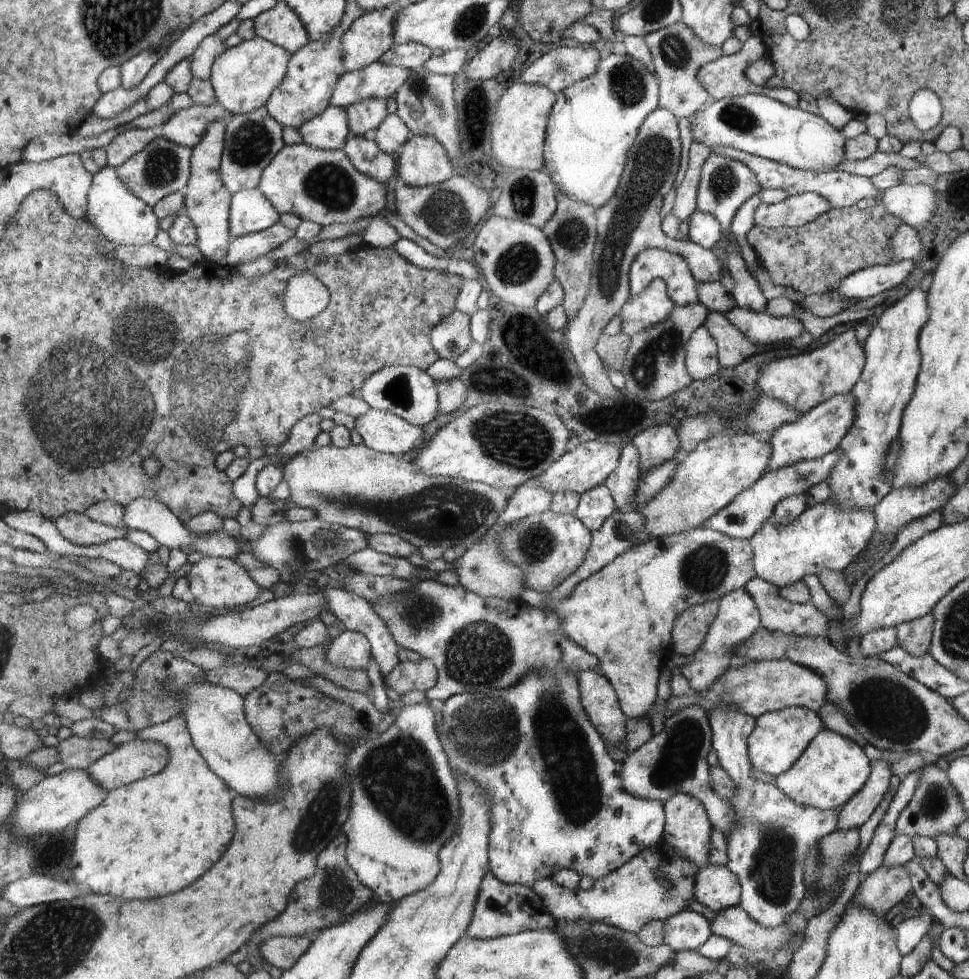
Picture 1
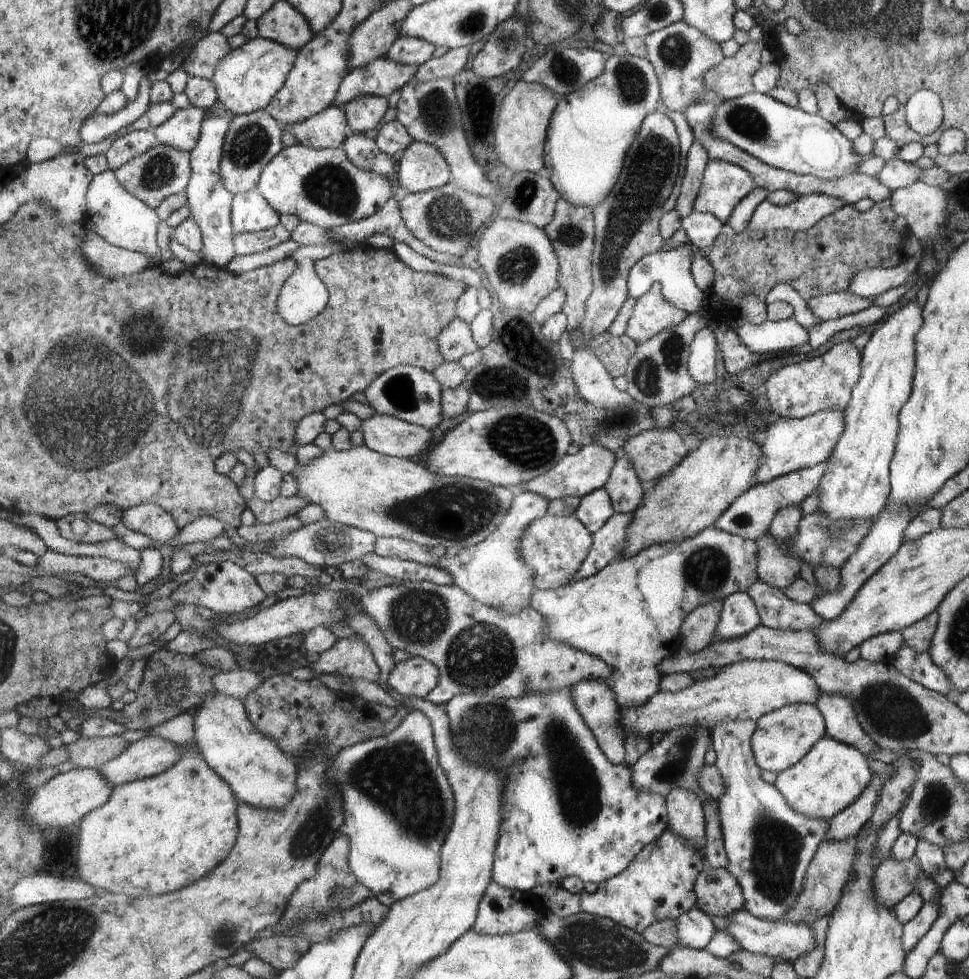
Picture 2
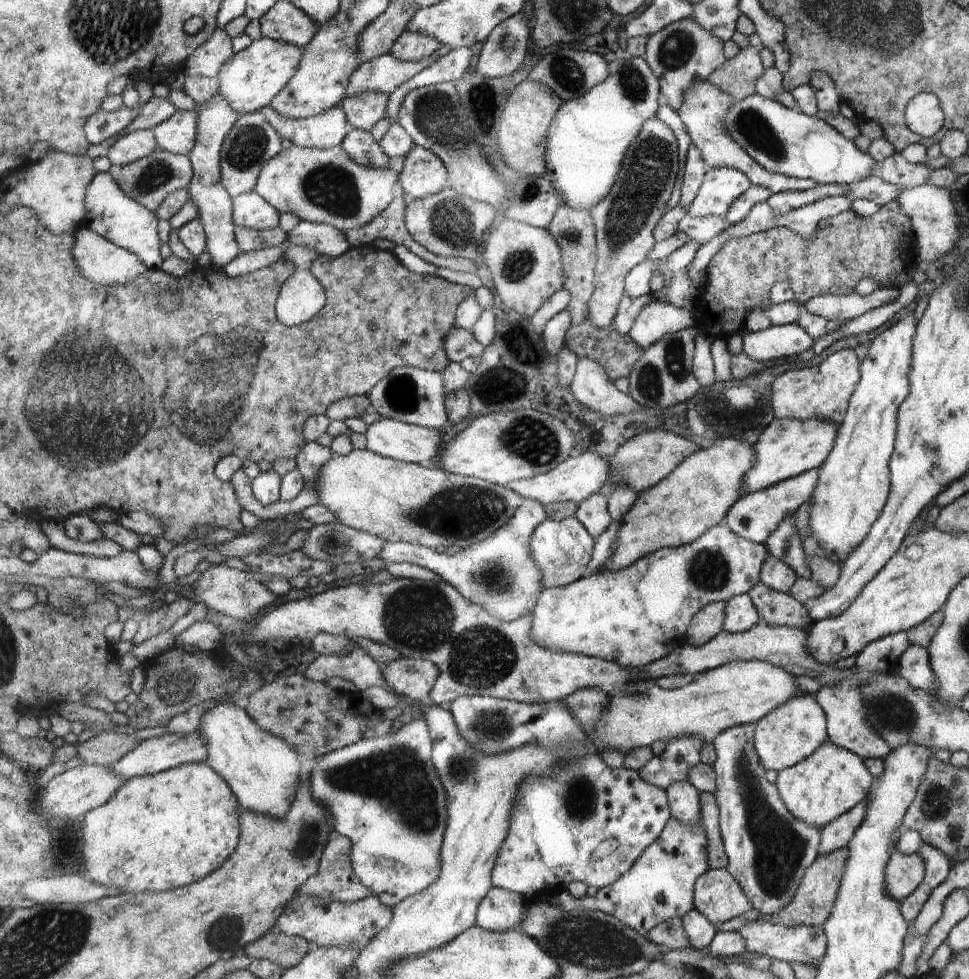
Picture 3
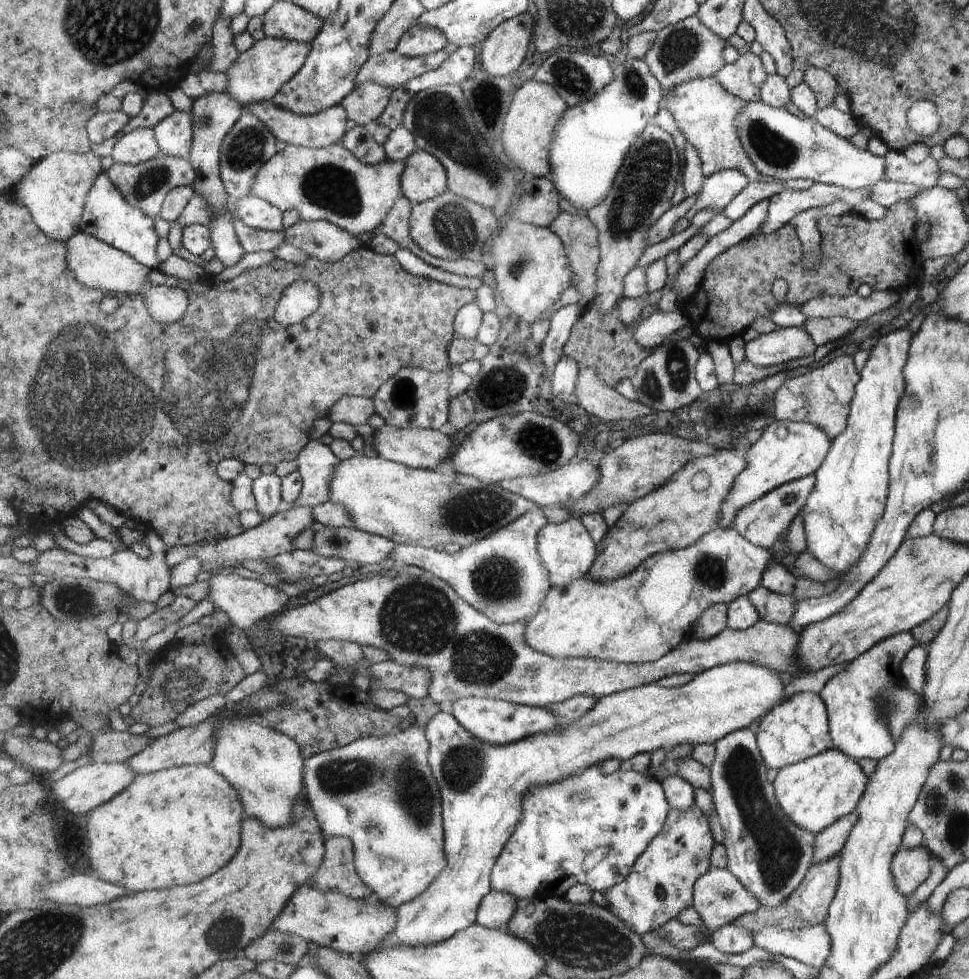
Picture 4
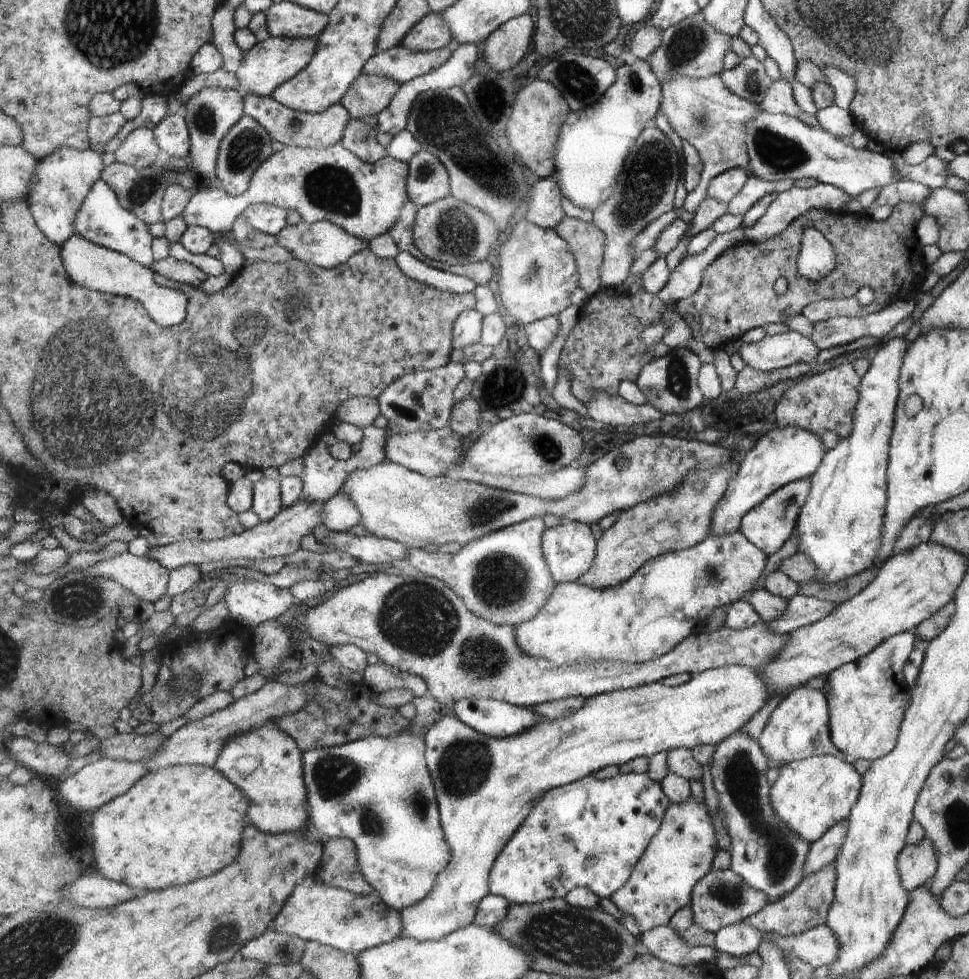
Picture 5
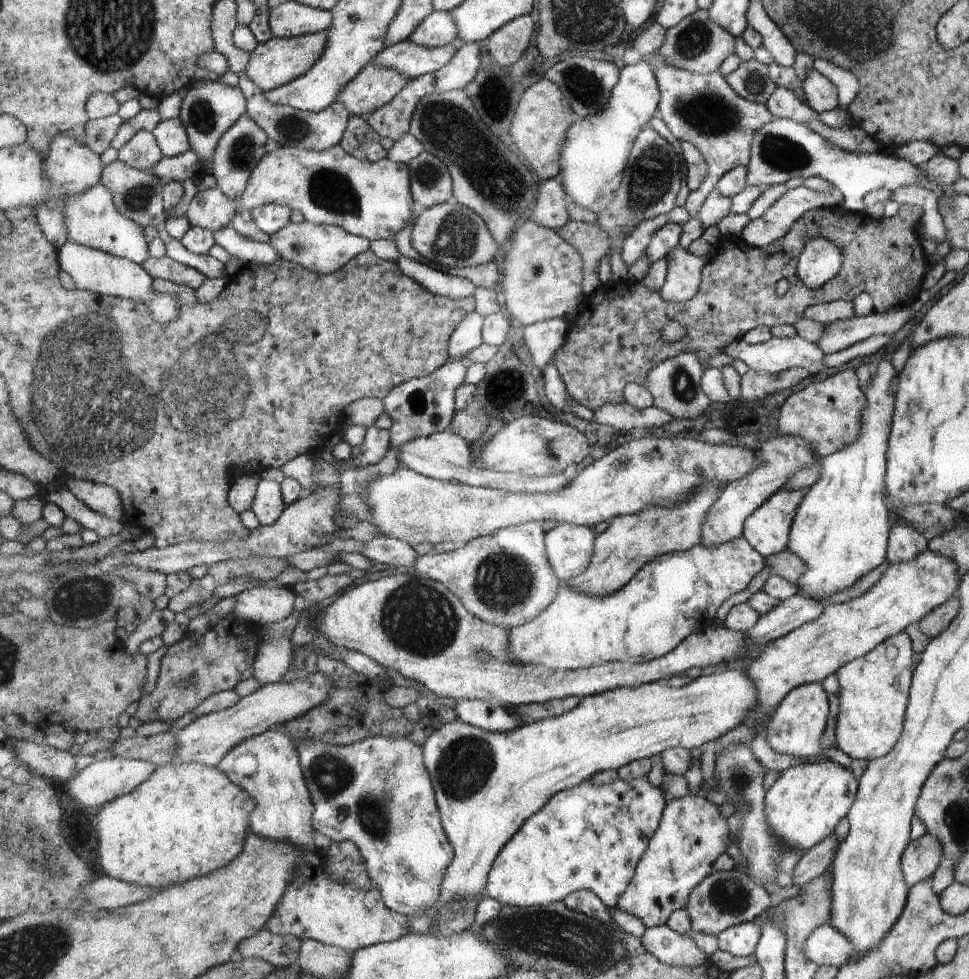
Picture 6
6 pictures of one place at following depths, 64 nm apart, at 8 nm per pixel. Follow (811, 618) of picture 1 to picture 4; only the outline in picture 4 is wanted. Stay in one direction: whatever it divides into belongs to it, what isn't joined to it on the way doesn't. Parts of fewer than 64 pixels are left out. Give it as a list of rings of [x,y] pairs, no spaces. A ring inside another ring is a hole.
[[[763,585],[756,586],[746,597],[754,605],[761,621],[773,624],[787,624],[793,616],[792,595],[778,595],[764,589]]]

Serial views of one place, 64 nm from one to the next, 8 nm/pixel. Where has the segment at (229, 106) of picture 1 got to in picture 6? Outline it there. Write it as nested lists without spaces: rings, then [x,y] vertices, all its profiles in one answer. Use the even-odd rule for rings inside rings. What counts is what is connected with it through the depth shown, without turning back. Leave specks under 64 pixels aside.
[[[329,29],[325,32],[290,39],[274,37],[267,44],[260,44],[259,48],[251,53],[251,62],[245,74],[259,86],[260,90],[266,93],[285,86],[301,78],[303,74],[307,74],[323,58],[327,50],[327,38],[329,38],[327,34],[329,34]]]

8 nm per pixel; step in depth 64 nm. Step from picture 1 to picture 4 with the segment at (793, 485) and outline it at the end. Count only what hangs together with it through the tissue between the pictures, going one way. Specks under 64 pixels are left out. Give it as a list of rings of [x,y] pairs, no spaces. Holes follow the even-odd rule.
[[[808,474],[803,478],[792,480],[787,484],[782,484],[767,492],[765,496],[743,506],[737,514],[735,514],[735,520],[731,522],[731,529],[738,531],[743,538],[747,539],[747,542],[754,543],[755,546],[763,547],[763,550],[770,550],[771,546],[779,540],[784,538],[789,528],[791,520],[799,514],[803,504],[813,488],[814,478],[813,474]]]

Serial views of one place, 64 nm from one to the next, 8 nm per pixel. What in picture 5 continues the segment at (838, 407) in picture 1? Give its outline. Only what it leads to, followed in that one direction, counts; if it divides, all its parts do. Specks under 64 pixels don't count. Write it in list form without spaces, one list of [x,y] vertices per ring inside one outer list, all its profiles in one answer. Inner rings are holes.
[[[777,426],[766,432],[755,442],[755,446],[744,452],[739,461],[738,472],[727,482],[722,500],[711,512],[709,536],[727,536],[739,532],[741,516],[755,508],[759,502],[787,483],[810,477],[825,452],[821,440],[801,428]]]

